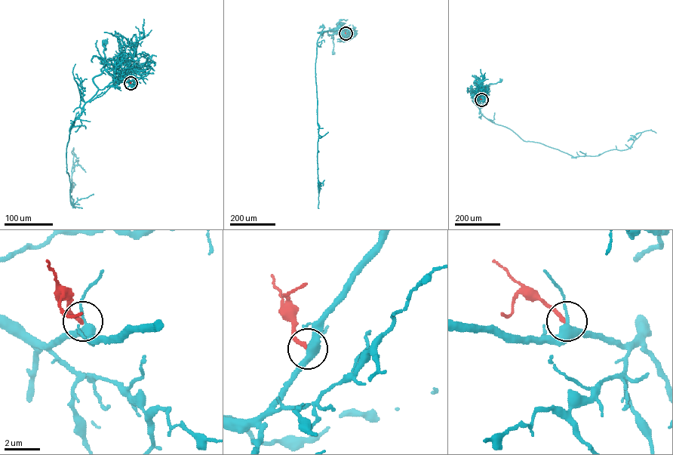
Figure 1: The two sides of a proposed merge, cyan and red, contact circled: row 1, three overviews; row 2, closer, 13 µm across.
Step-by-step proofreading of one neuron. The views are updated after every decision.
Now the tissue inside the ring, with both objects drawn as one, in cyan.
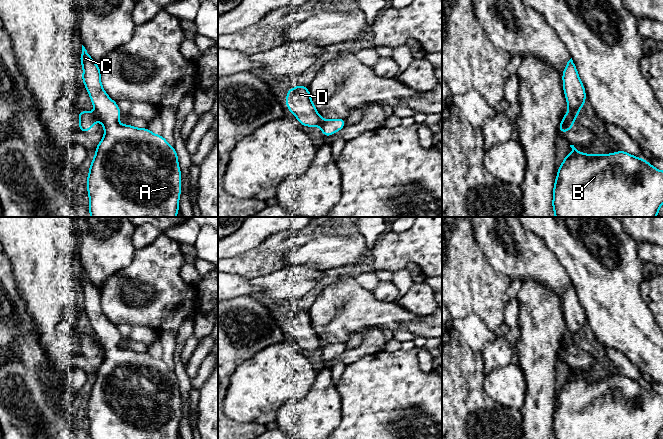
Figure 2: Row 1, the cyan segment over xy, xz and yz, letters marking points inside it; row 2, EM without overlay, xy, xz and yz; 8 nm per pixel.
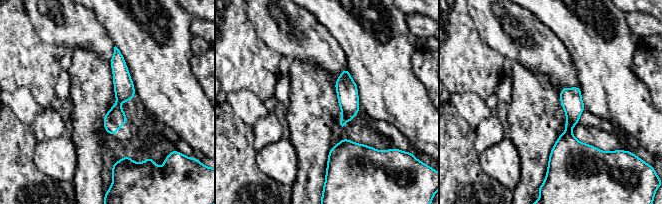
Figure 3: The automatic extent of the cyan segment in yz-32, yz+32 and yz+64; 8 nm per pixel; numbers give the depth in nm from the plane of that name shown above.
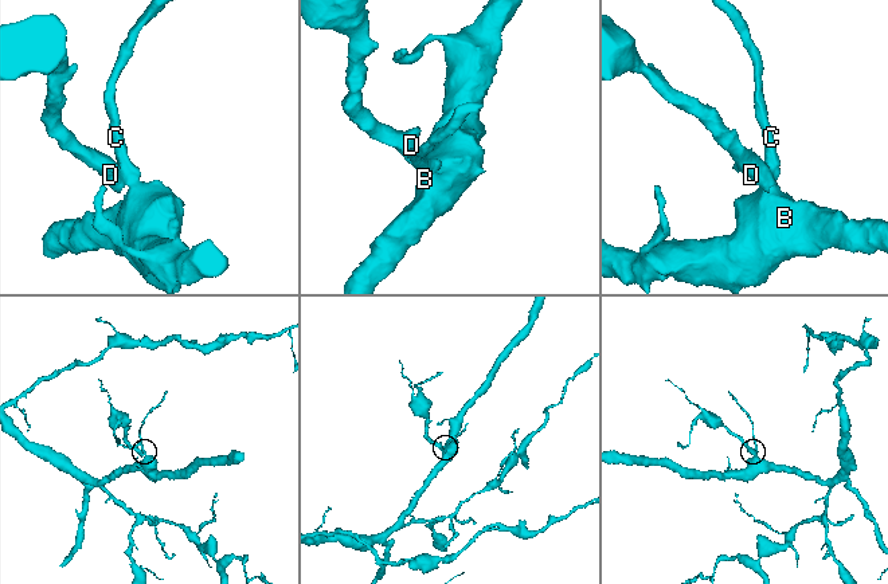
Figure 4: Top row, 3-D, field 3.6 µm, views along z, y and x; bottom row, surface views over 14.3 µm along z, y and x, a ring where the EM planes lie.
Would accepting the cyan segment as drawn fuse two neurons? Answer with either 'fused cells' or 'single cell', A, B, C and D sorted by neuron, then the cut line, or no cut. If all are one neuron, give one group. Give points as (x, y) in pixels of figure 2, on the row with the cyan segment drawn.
fused cells; A B C / D; cut in yz along (568, 110), (576, 117)

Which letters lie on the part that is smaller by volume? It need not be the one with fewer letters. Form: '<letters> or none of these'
D

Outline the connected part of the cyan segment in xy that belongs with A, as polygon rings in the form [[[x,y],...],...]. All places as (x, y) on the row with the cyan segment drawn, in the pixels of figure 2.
[[[82,45],[80,55],[83,67],[82,80],[90,96],[98,121],[104,127],[104,137],[97,144],[94,159],[87,177],[90,217],[176,217],[181,194],[181,170],[178,154],[162,135],[156,135],[148,128],[136,128],[118,122],[121,110],[105,92],[101,84],[101,71]]]

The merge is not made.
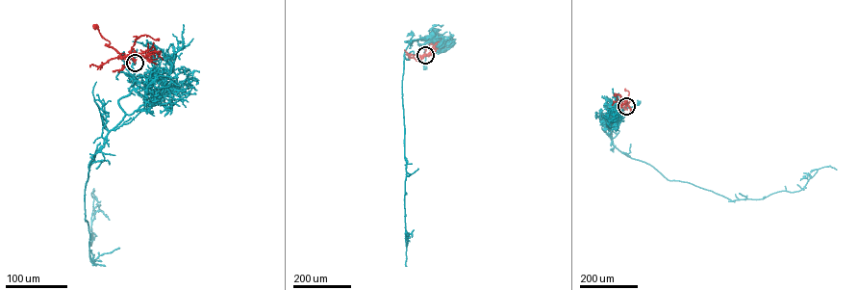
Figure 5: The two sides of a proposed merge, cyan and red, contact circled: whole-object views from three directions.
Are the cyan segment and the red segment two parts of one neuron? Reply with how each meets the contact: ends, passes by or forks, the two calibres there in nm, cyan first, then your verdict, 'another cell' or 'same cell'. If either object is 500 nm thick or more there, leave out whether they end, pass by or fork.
cyan passes by; red passes by; 180 nm thick on the cyan side, 120 nm on the other; another cell

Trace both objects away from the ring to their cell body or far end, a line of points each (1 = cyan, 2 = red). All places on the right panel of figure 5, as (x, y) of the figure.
1: (626, 106), (639, 102)
2: (626, 106), (629, 92), (625, 90)

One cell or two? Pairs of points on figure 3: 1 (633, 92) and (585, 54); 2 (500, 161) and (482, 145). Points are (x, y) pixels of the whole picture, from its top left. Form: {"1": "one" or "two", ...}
{"1": "one", "2": "two"}

